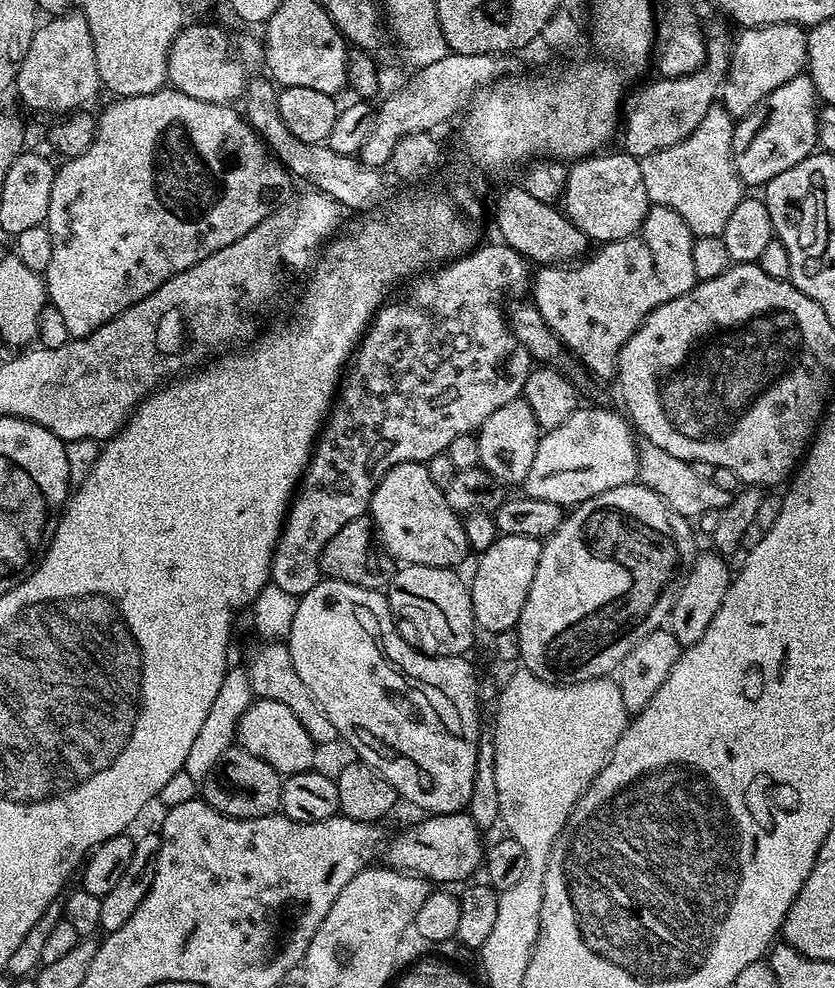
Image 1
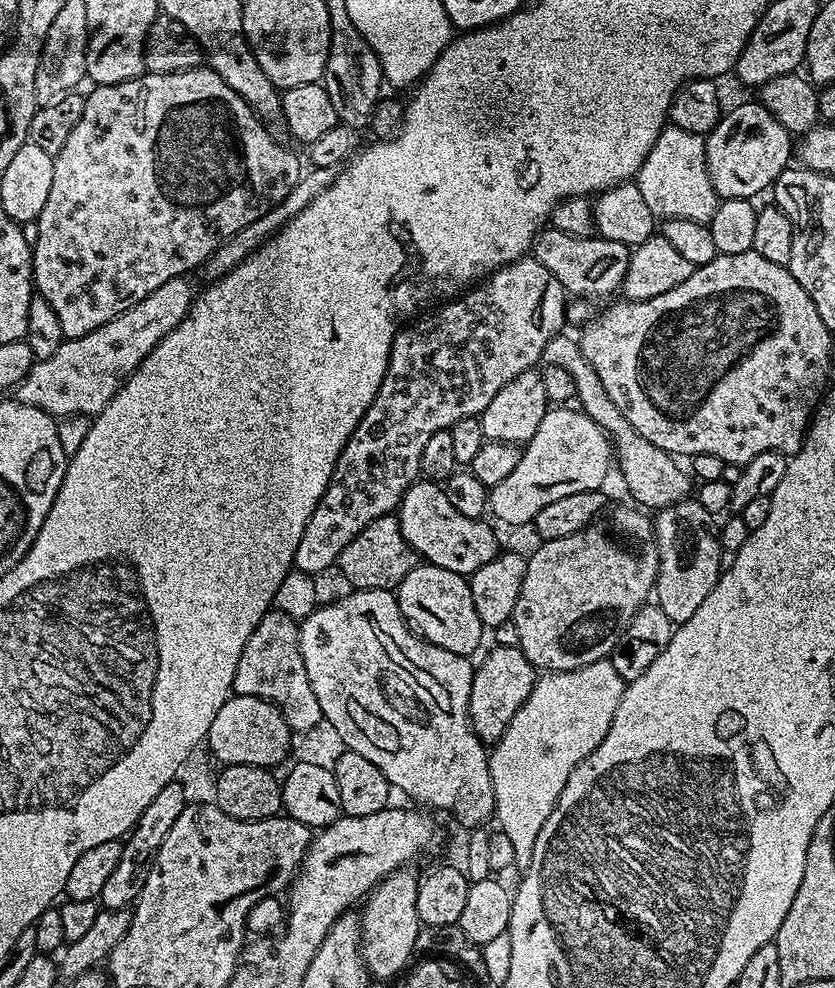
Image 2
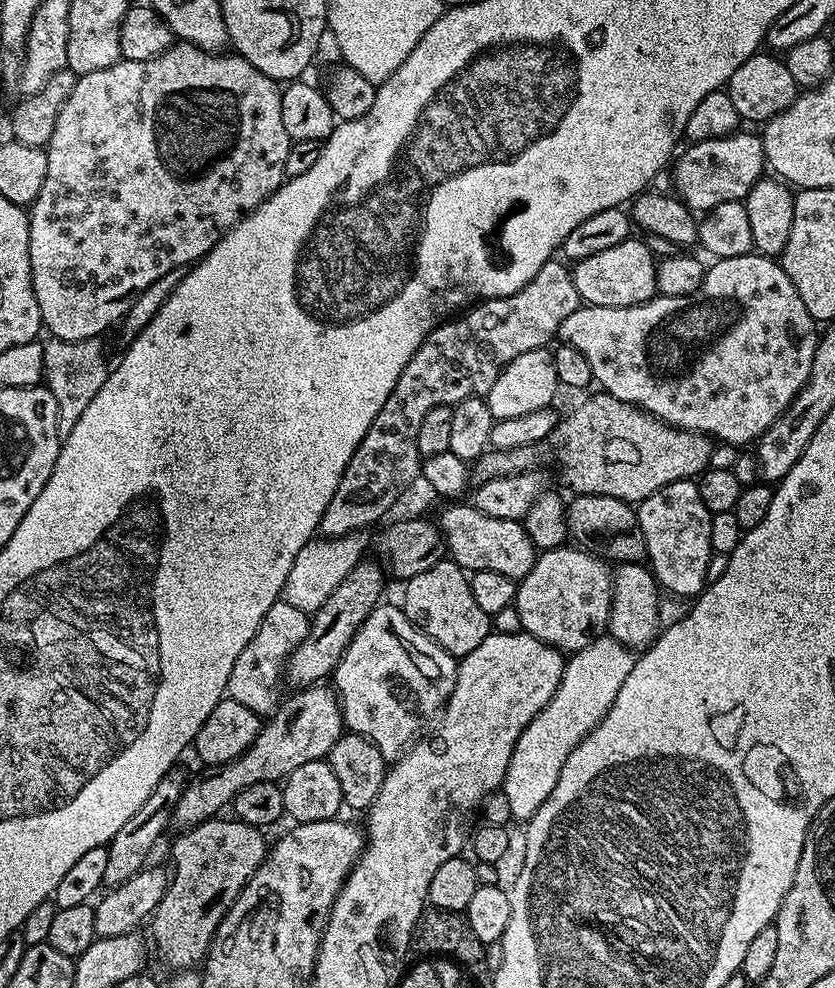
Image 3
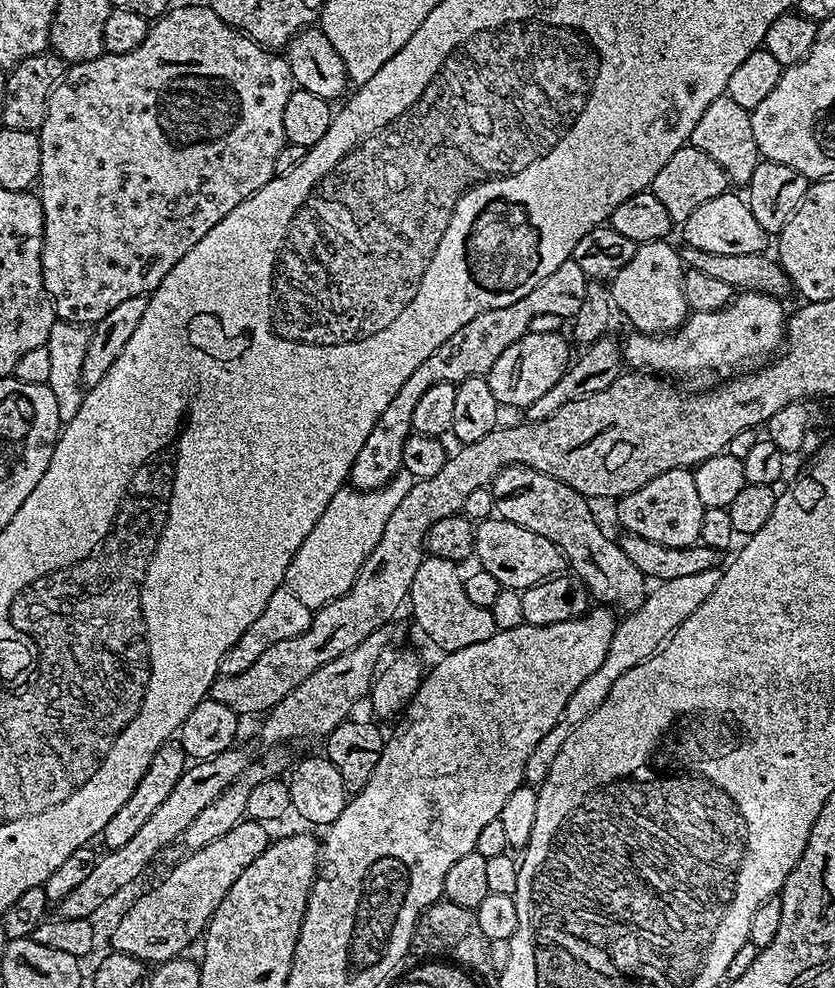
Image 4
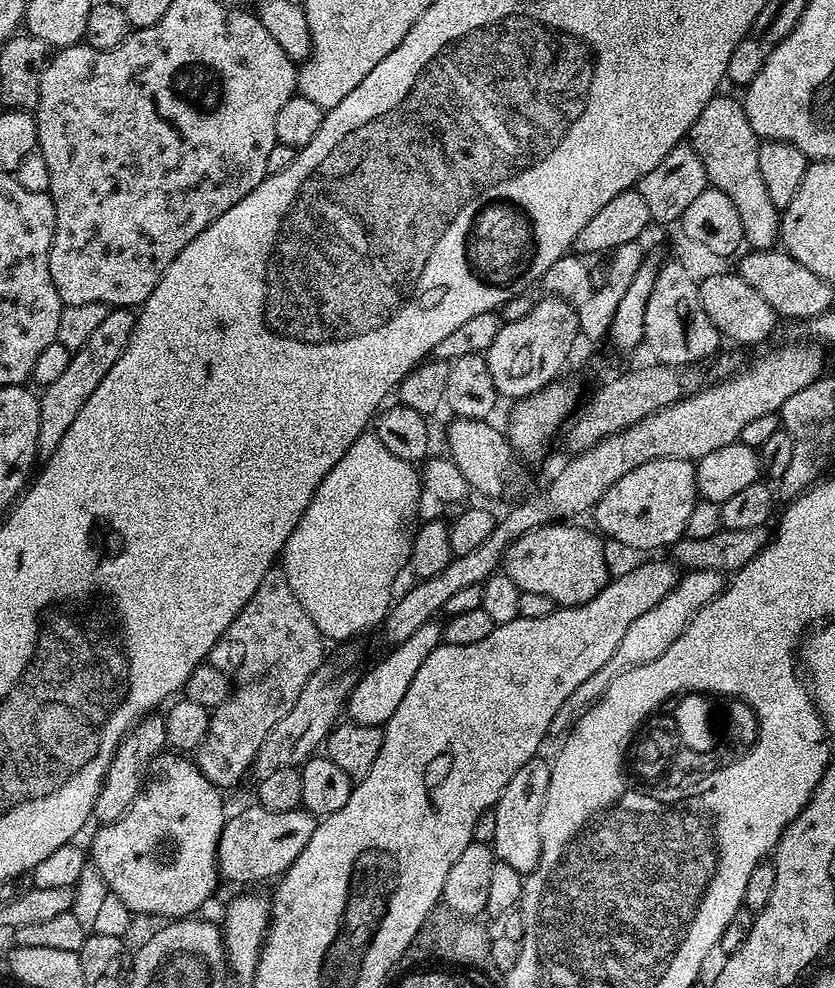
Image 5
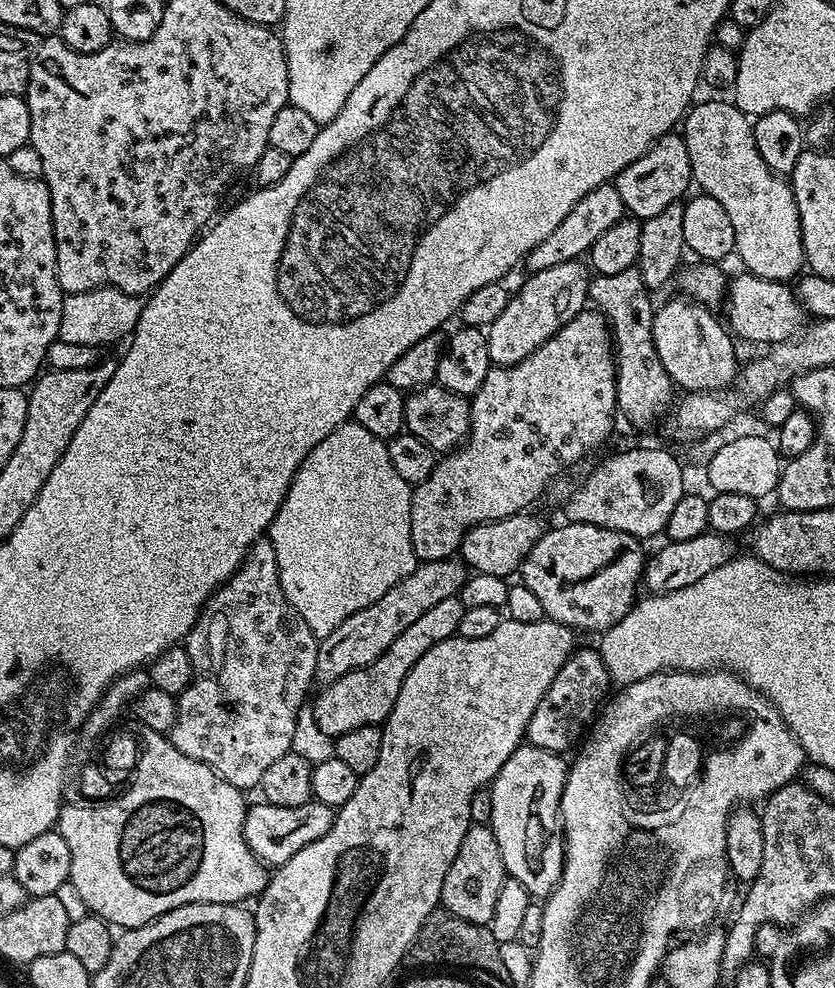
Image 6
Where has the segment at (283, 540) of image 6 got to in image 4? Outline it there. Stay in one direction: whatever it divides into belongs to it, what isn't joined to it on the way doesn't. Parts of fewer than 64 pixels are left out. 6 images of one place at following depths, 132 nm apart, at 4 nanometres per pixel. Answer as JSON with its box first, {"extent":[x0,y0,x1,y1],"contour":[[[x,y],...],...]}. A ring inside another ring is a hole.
{"extent":[284,470,414,610],"contour":[[[403,470],[396,473],[396,477],[383,484],[380,488],[375,488],[369,492],[361,492],[359,488],[345,486],[330,498],[330,506],[326,506],[326,511],[322,513],[322,518],[314,525],[314,530],[306,534],[306,542],[298,546],[294,558],[284,575],[284,584],[292,591],[294,598],[306,602],[306,606],[313,610],[321,608],[324,604],[329,604],[334,598],[344,596],[350,590],[362,562],[370,558],[370,550],[378,546],[378,538],[382,538],[382,530],[386,530],[386,521],[390,519],[390,514],[398,507],[398,502],[406,498],[406,493],[410,491],[410,486],[414,478],[409,472]]]}

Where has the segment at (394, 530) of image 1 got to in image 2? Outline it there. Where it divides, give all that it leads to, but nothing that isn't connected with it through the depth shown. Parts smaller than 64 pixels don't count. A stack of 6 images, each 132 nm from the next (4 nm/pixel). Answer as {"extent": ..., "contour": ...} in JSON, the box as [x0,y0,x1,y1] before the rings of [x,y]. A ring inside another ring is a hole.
{"extent":[398,479,501,578],"contour":[[[417,479],[404,492],[398,509],[400,529],[406,542],[416,551],[421,561],[442,566],[442,570],[454,570],[454,574],[468,578],[501,551],[496,532],[483,519],[471,520],[466,514],[454,510],[450,498],[446,498],[439,483]]]}

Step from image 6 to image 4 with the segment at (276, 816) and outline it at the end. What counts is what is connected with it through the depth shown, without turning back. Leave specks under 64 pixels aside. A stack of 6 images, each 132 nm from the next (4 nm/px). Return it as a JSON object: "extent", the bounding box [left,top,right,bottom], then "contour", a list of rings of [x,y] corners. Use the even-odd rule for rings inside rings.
{"extent":[111,819,270,966],"contour":[[[243,819],[234,830],[222,834],[218,842],[210,842],[210,846],[202,846],[202,850],[191,852],[182,860],[175,861],[171,865],[168,877],[161,884],[153,886],[149,892],[144,892],[124,913],[120,916],[120,921],[116,924],[116,929],[112,932],[111,951],[130,954],[135,960],[143,960],[149,965],[155,966],[164,964],[167,960],[177,959],[192,943],[199,941],[203,937],[214,910],[226,898],[226,890],[238,882],[238,874],[254,862],[254,858],[261,856],[270,843],[269,829],[257,820]]]}

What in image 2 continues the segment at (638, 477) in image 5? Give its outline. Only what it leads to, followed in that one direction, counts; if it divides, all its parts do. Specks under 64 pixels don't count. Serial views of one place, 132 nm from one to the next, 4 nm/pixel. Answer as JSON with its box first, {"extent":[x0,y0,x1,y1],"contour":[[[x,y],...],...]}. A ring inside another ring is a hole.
{"extent":[654,498,721,625],"contour":[[[696,498],[655,513],[654,552],[660,555],[660,573],[654,576],[654,600],[673,625],[684,624],[706,602],[706,594],[714,590],[721,573],[720,550],[717,517],[708,513]]]}

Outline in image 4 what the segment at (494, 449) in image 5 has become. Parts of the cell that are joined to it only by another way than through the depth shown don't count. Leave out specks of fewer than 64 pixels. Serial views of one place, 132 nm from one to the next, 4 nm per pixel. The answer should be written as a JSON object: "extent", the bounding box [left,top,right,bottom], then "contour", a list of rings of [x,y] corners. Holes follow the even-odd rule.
{"extent":[490,464,650,614],"contour":[[[512,464],[509,468],[503,468],[492,479],[490,491],[495,497],[495,515],[502,520],[518,522],[518,526],[526,526],[526,530],[534,530],[534,534],[542,534],[542,538],[550,538],[550,542],[554,542],[554,546],[560,548],[560,553],[564,556],[565,561],[570,565],[570,568],[573,568],[571,571],[574,573],[575,579],[579,583],[581,580],[588,587],[589,593],[587,592],[587,595],[589,597],[592,595],[601,605],[619,610],[624,614],[634,612],[642,606],[644,597],[650,591],[649,581],[642,574],[642,570],[638,570],[638,566],[634,566],[634,562],[630,562],[630,558],[626,558],[619,543],[615,539],[611,540],[600,529],[600,524],[596,521],[591,506],[588,505],[591,504],[589,497],[582,495],[570,486],[566,486],[566,482],[562,482],[558,478],[550,478],[550,474],[542,474],[538,470],[527,468],[521,464]]]}

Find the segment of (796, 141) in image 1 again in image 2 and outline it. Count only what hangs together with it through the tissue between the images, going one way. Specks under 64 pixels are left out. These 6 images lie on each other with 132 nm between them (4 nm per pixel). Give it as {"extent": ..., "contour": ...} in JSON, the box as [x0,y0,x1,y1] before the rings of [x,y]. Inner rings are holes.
{"extent":[705,104,794,200],"contour":[[[740,104],[721,115],[719,122],[714,125],[712,131],[707,133],[705,139],[705,160],[709,170],[710,182],[720,200],[752,200],[759,192],[767,193],[777,178],[789,167],[794,156],[794,136],[766,110],[763,104]]]}

